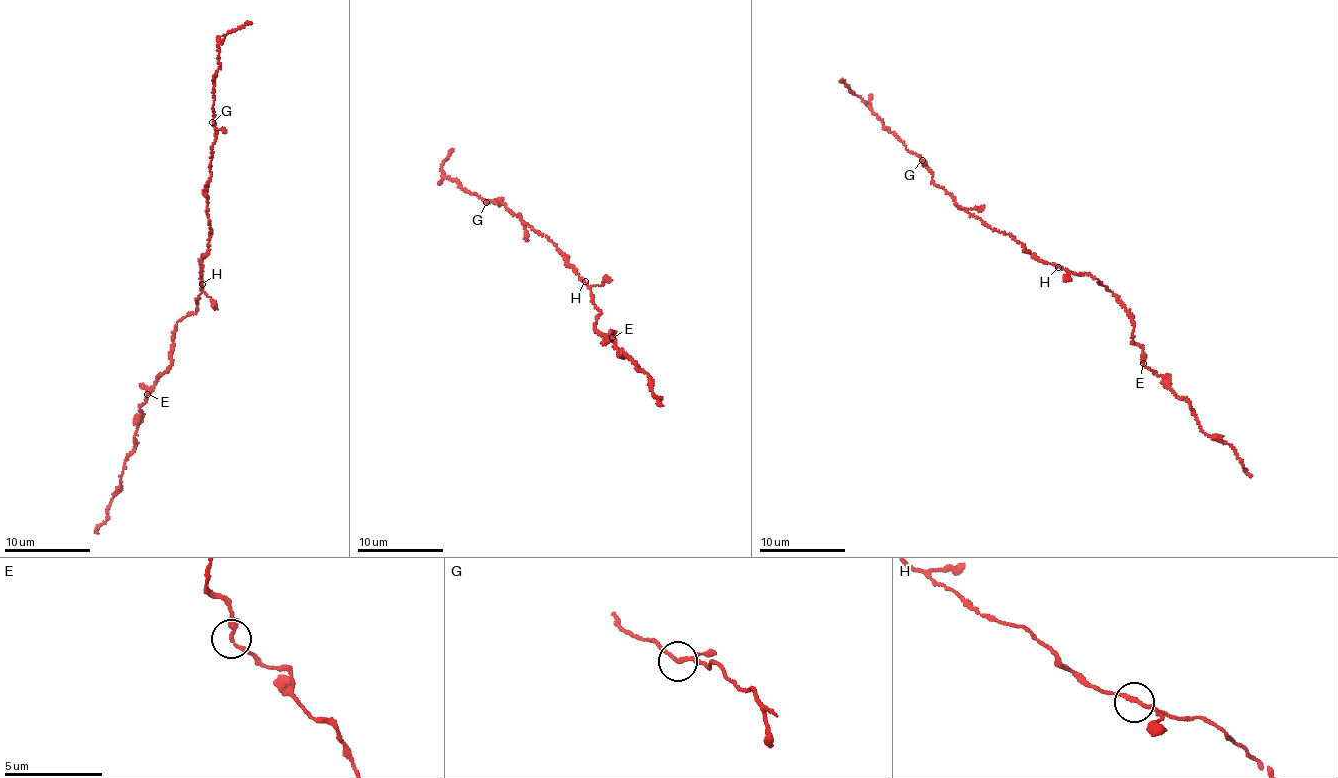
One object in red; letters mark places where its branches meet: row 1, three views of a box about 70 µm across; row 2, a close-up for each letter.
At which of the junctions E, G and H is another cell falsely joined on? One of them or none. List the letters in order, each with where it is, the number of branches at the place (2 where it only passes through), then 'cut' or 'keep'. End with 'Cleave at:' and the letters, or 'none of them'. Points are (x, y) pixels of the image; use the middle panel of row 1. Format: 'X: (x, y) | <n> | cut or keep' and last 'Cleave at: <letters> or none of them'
E: (612, 337) | 3 | keep
G: (486, 202) | 3 | keep
H: (585, 281) | 3 | keep
Cleave at: none of them

